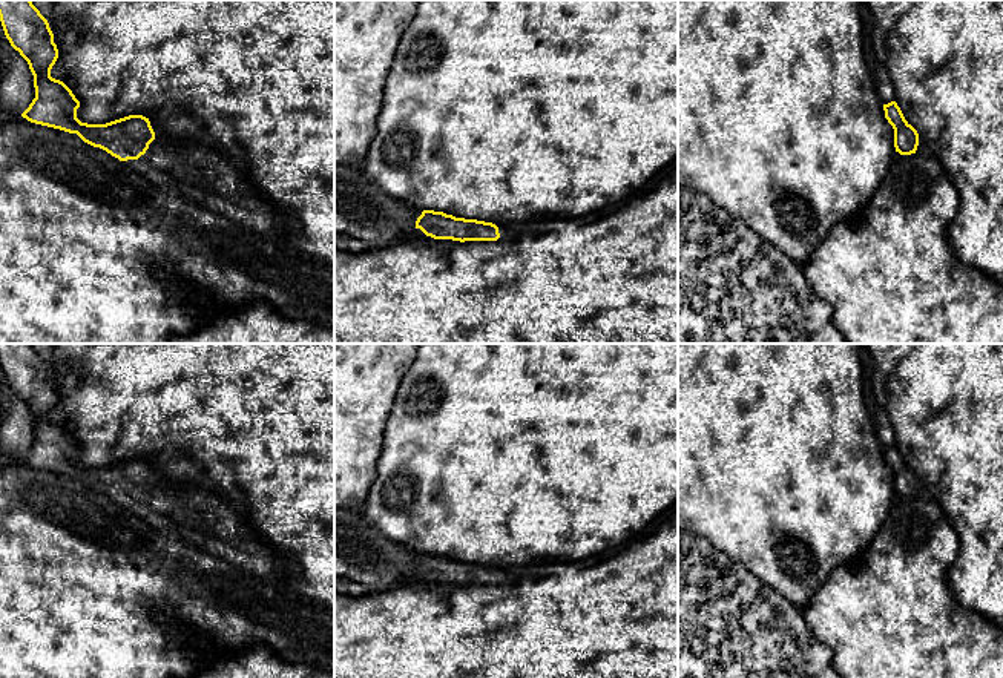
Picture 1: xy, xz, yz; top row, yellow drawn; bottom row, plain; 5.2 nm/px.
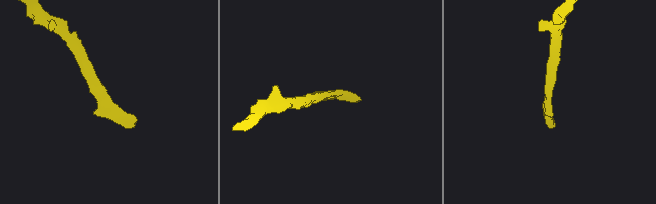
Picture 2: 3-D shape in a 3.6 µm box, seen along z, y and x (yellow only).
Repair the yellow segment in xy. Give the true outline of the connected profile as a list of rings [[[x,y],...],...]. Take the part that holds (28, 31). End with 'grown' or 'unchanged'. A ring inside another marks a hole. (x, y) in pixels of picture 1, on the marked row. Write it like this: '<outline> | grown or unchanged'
[[[0,0],[0,21],[11,46],[28,61],[34,75],[35,98],[21,114],[23,118],[77,133],[129,169],[291,250],[279,209],[262,196],[242,158],[189,137],[169,135],[143,115],[106,124],[81,123],[77,118],[80,101],[63,81],[51,77],[58,49],[48,20],[31,0]]] | grown

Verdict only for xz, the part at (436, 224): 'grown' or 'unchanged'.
grown

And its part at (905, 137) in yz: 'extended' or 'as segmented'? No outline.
as segmented

